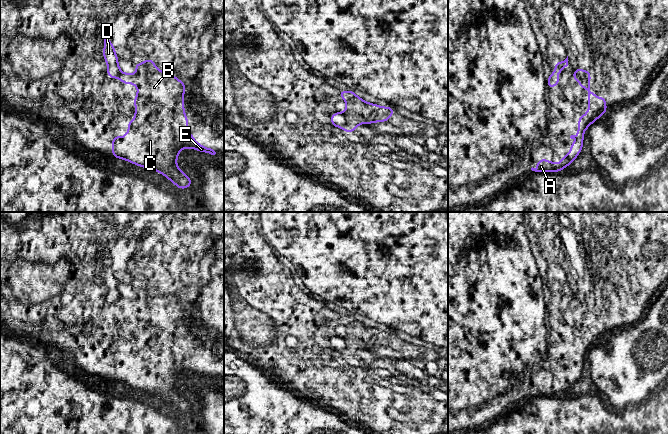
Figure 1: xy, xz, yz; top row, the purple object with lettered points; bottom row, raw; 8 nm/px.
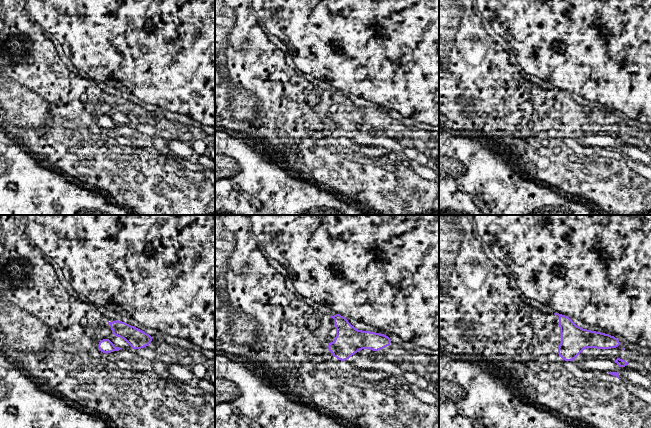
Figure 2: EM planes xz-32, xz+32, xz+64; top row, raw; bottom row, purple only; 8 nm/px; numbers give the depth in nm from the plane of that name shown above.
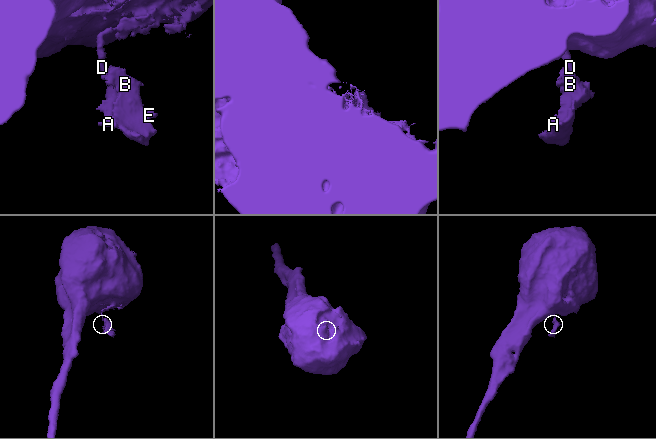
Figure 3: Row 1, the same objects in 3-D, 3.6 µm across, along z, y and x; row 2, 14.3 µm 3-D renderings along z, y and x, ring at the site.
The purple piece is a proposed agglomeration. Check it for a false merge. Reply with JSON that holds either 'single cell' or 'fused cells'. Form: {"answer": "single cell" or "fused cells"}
{"answer": "fused cells"}

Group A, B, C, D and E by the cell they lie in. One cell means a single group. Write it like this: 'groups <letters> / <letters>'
groups A B C E / D

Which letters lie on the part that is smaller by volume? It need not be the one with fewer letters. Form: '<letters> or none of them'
A, B, C, E

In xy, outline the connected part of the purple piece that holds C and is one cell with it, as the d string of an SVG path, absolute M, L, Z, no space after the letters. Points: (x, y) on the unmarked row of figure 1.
M148 281L145 286L134 287L134 290L137 293L135 298L121 297L118 302L123 310L130 306L138 312L134 321L135 343L128 345L127 359L112 360L112 381L160 396L179 413L191 411L191 403L176 388L179 375L189 371L211 379L216 376L200 369L188 356L188 342L184 336L184 313L187 309L177 301L158 294Z

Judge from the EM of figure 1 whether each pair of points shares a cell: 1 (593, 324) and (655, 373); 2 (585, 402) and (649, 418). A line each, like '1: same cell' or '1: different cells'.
1: different cells
2: same cell

